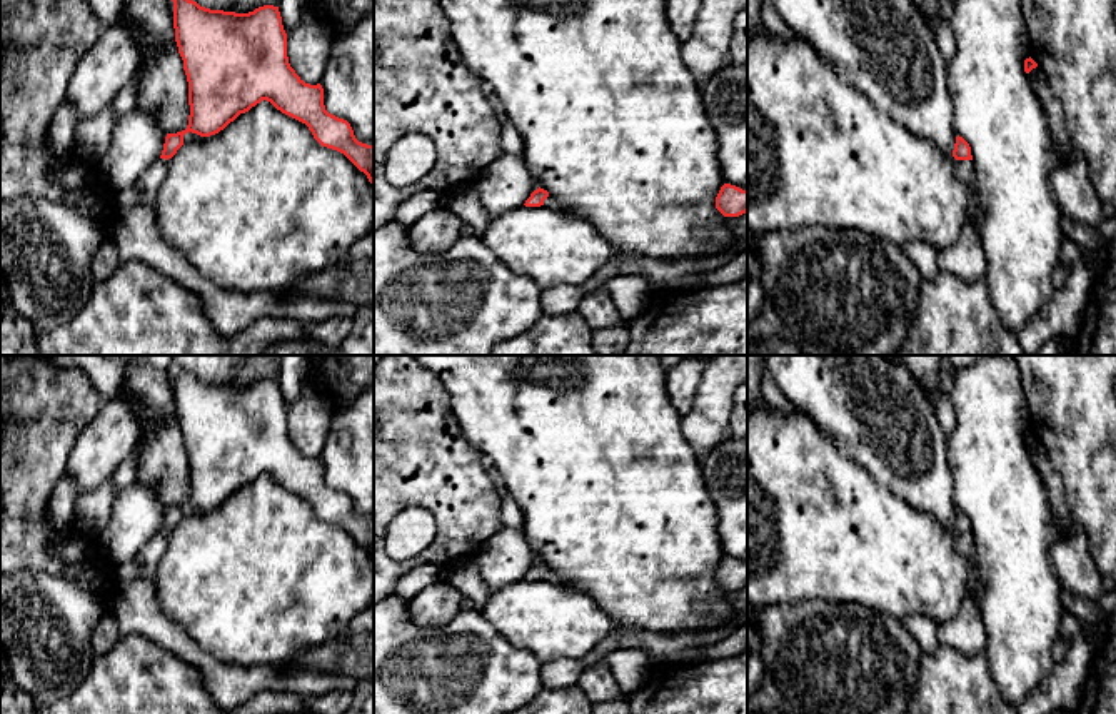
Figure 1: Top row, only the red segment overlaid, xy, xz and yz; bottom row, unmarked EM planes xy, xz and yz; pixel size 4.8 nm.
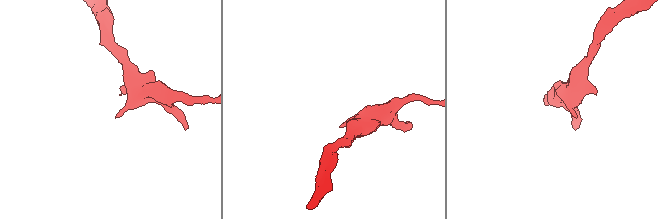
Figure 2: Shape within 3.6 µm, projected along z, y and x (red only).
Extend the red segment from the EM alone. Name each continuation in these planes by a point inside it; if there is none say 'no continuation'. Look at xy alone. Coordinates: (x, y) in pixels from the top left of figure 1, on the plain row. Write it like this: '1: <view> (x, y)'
no continuation

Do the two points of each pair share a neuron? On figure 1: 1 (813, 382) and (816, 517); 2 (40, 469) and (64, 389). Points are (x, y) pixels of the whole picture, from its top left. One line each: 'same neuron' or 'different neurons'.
1: different neurons
2: same neuron

